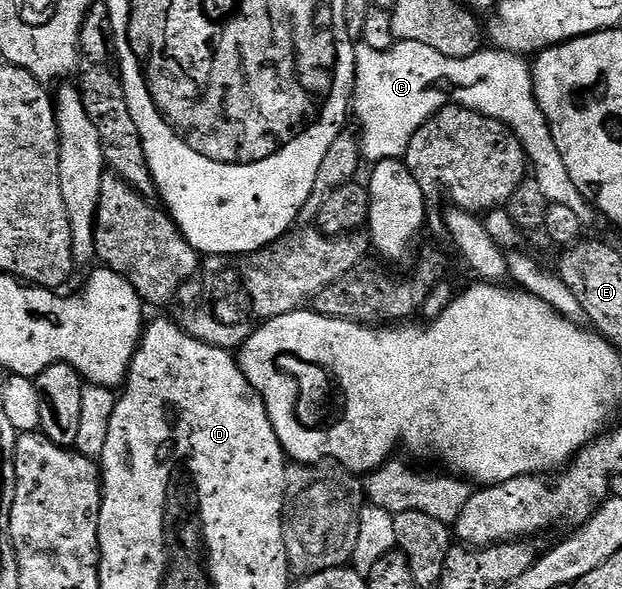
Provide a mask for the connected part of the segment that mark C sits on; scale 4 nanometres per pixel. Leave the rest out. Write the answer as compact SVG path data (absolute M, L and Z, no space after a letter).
M360 41L355 48L355 88L353 91L353 118L359 121L357 134L361 139L362 157L368 163L384 162L386 158L402 159L406 155L413 136L438 110L447 106L464 106L476 110L478 114L489 116L493 120L503 122L514 132L523 144L527 153L527 161L537 184L545 191L548 203L565 204L575 215L581 216L585 224L591 224L597 218L597 211L583 194L569 180L569 172L565 168L565 160L561 160L561 152L557 152L557 144L553 132L545 120L535 99L535 80L533 66L526 57L513 54L510 50L498 48L482 48L465 59L451 59L442 55L428 45L396 41L387 50L378 50Z

